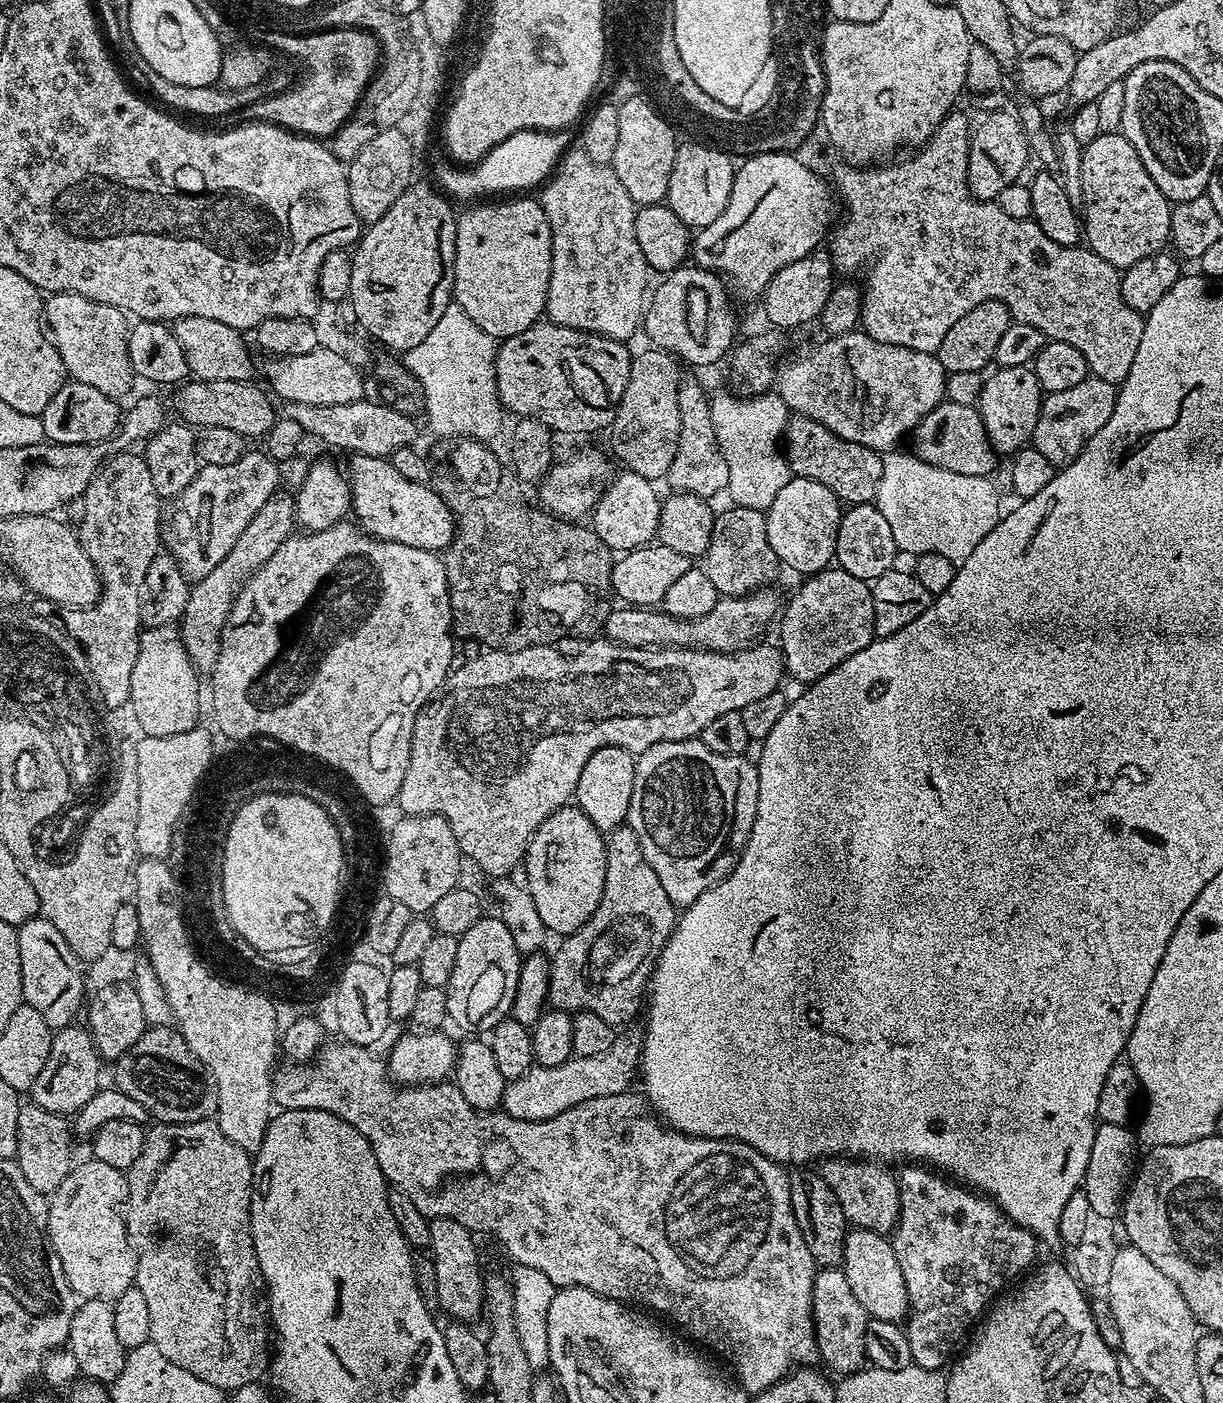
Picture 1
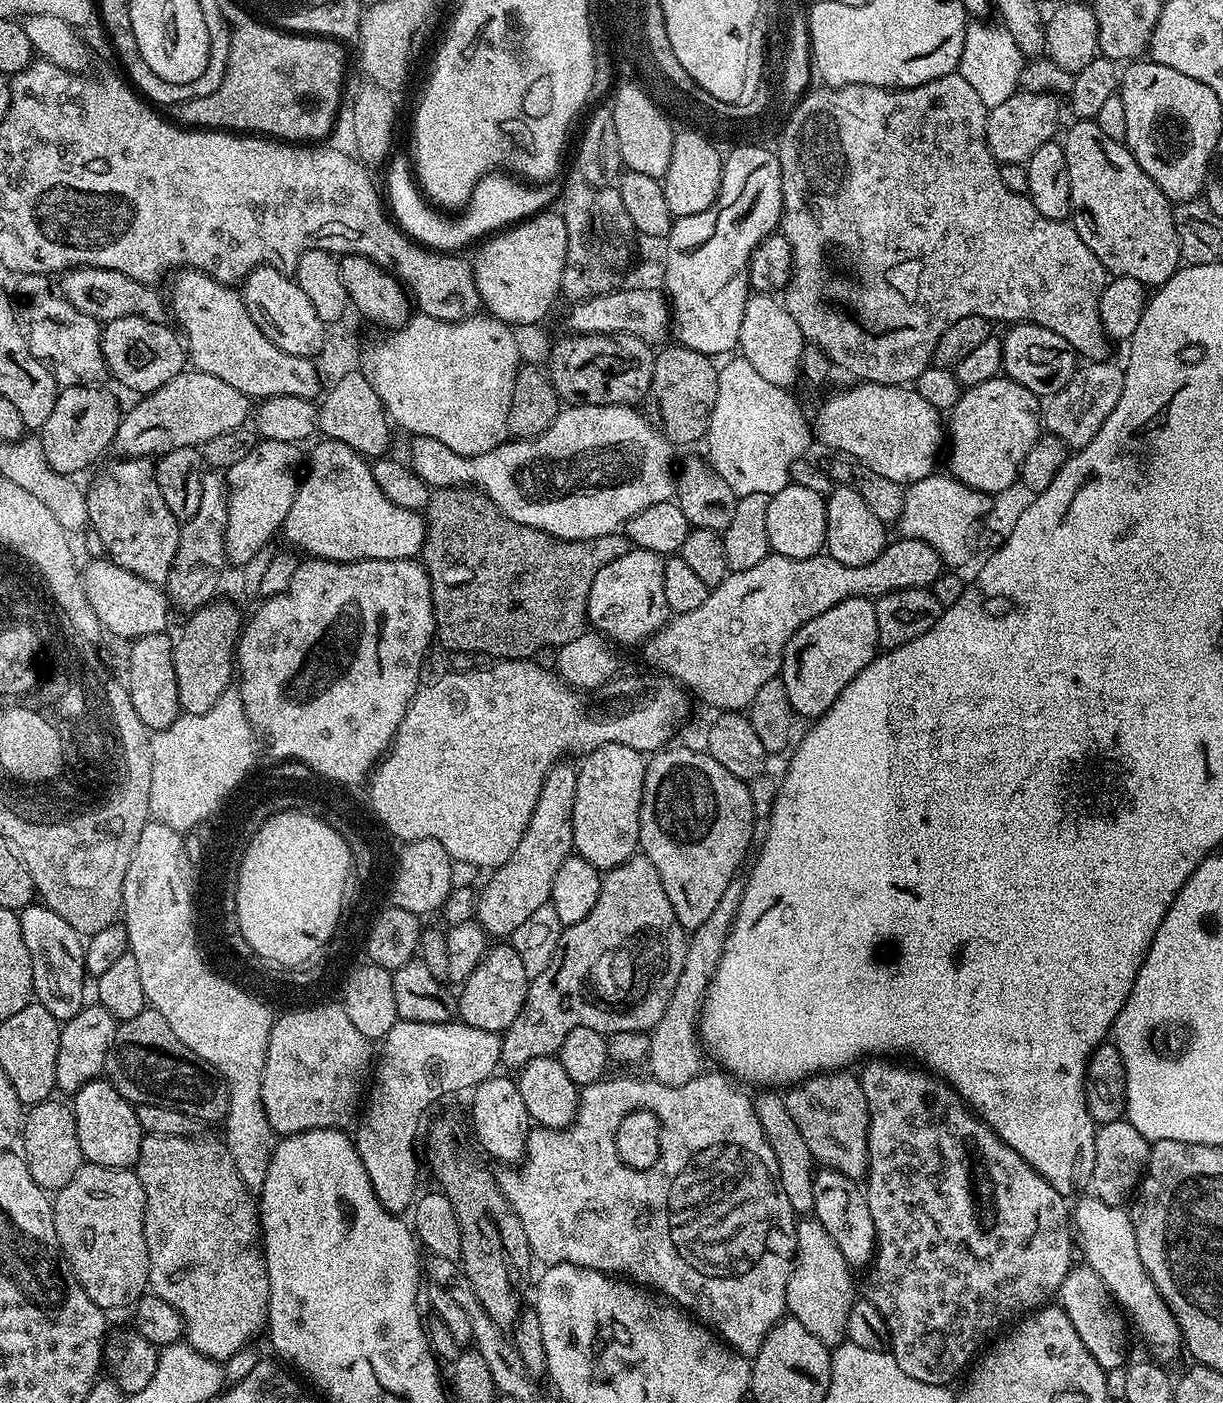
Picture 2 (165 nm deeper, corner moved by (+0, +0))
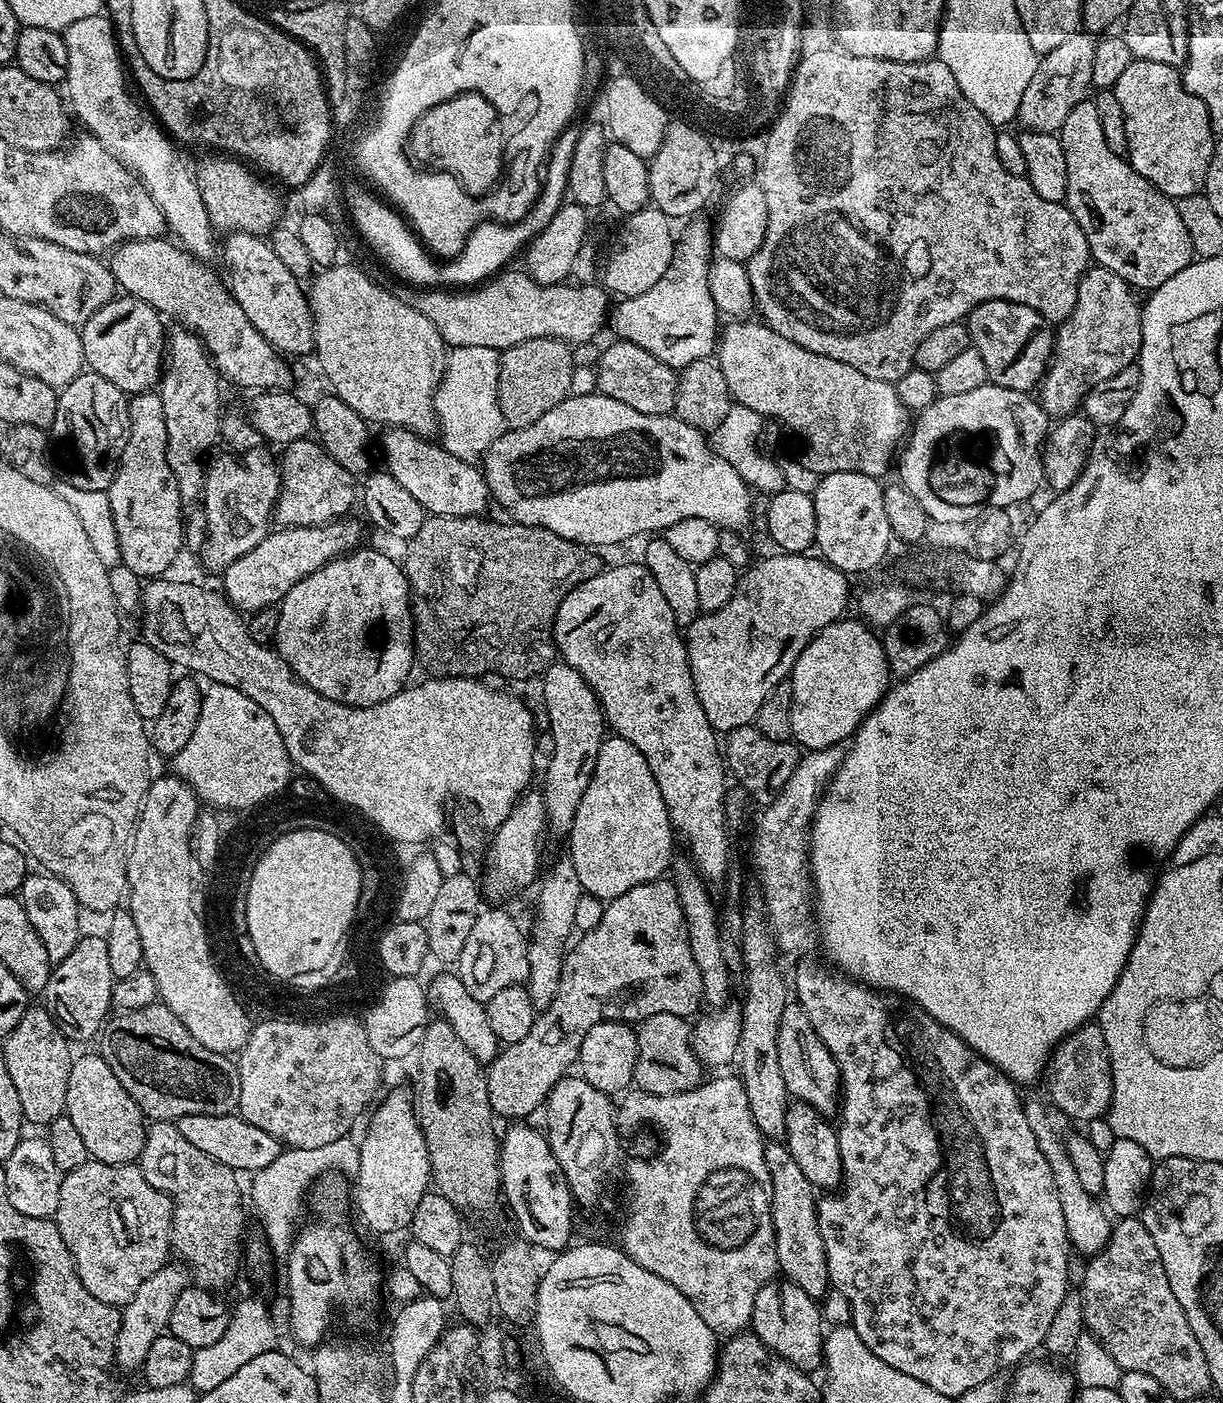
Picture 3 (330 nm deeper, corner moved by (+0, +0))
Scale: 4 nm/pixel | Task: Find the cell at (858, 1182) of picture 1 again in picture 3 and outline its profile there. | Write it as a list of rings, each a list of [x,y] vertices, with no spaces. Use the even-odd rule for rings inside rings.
[[[790,1002],[786,1010],[782,1010],[782,1022],[778,1026],[778,1067],[782,1070],[782,1078],[786,1078],[786,1090],[793,1101],[801,1100],[817,1108],[826,1118],[837,1115],[842,1099],[840,1087],[840,1067],[826,1050],[822,1038],[810,1026],[810,1018],[806,1018],[806,1010],[799,1002]]]

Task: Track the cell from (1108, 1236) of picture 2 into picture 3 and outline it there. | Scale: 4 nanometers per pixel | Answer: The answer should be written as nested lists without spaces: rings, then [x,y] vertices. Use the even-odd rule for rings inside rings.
[[[1028,1099],[1023,1101],[1026,1122],[1030,1122],[1030,1130],[1034,1130],[1034,1138],[1038,1138],[1038,1150],[1042,1150],[1042,1154],[1046,1154],[1046,1162],[1052,1164],[1054,1186],[1058,1190],[1058,1198],[1062,1202],[1062,1218],[1066,1218],[1069,1245],[1077,1253],[1091,1258],[1108,1245],[1114,1224],[1105,1205],[1097,1197],[1091,1196],[1086,1190],[1086,1186],[1082,1186],[1082,1178],[1078,1178],[1078,1170],[1068,1154],[1068,1147],[1063,1137],[1060,1138],[1056,1124],[1052,1121],[1051,1114],[1048,1113],[1049,1105],[1044,1100],[1043,1102]]]

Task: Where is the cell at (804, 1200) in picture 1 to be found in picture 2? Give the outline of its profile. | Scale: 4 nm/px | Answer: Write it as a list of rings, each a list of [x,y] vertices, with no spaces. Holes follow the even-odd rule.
[[[776,1090],[757,1092],[760,1093],[755,1093],[752,1105],[758,1114],[758,1122],[766,1134],[766,1142],[770,1142],[770,1150],[774,1150],[784,1199],[790,1202],[793,1213],[811,1213],[814,1206],[814,1161],[810,1154],[810,1146],[806,1146],[802,1134],[798,1134],[798,1126],[794,1126],[794,1118],[790,1118],[790,1110],[786,1110],[783,1095]]]

